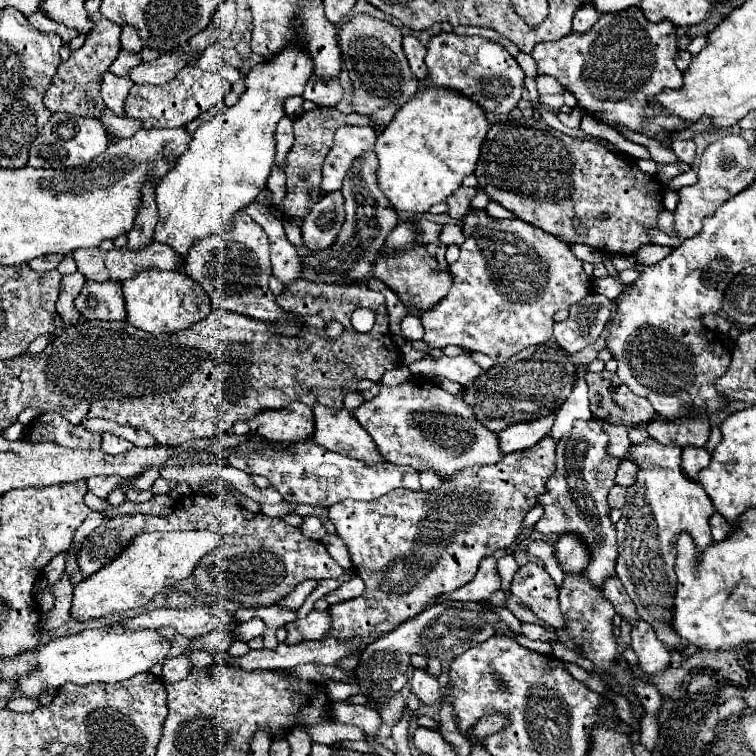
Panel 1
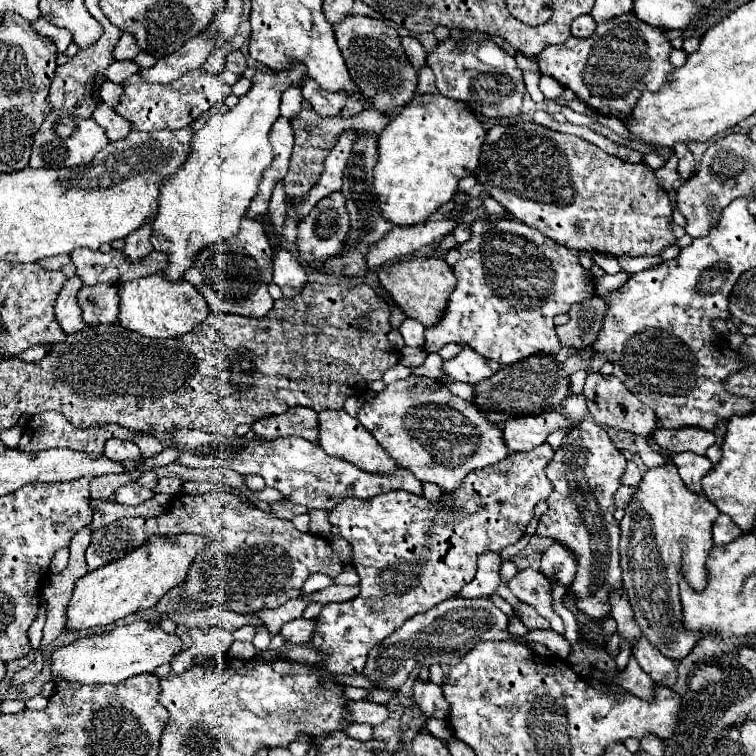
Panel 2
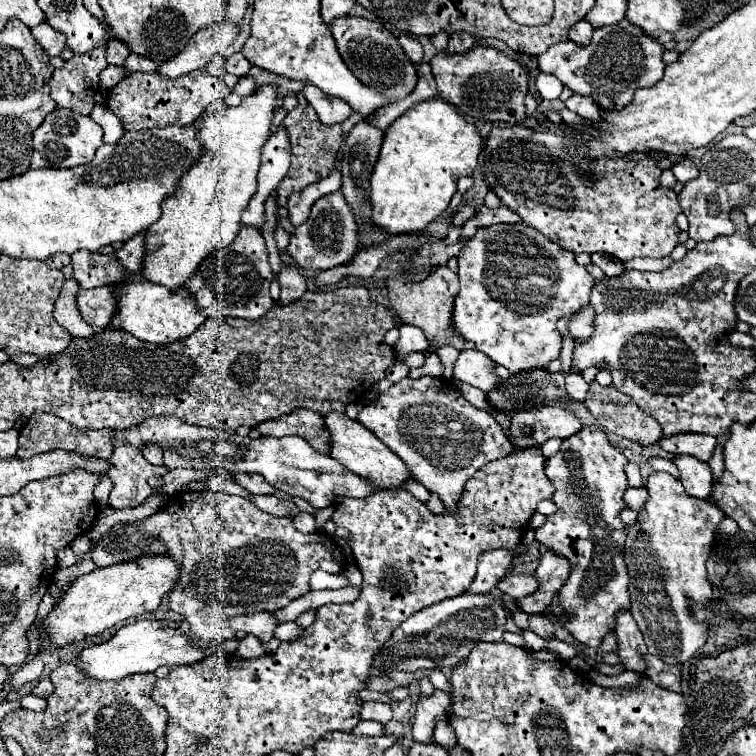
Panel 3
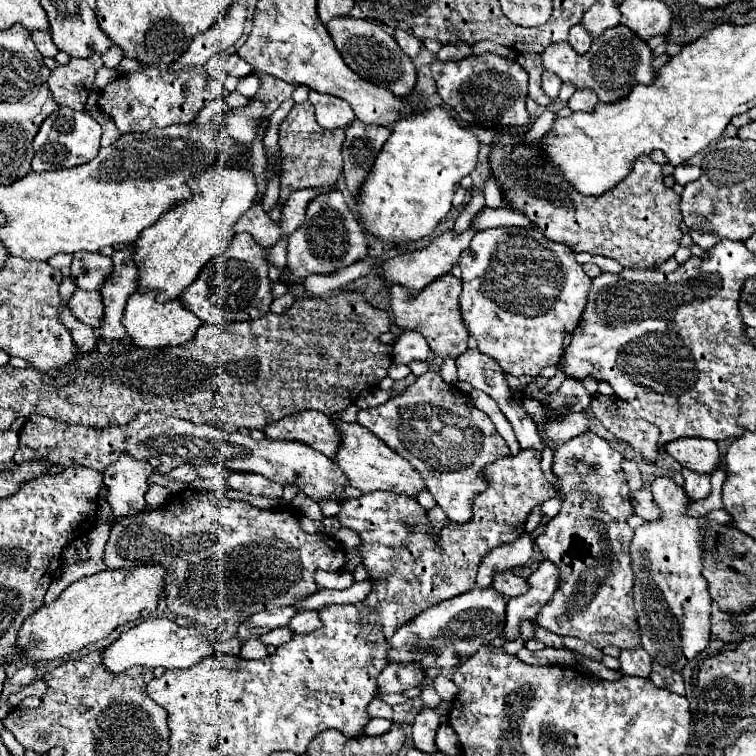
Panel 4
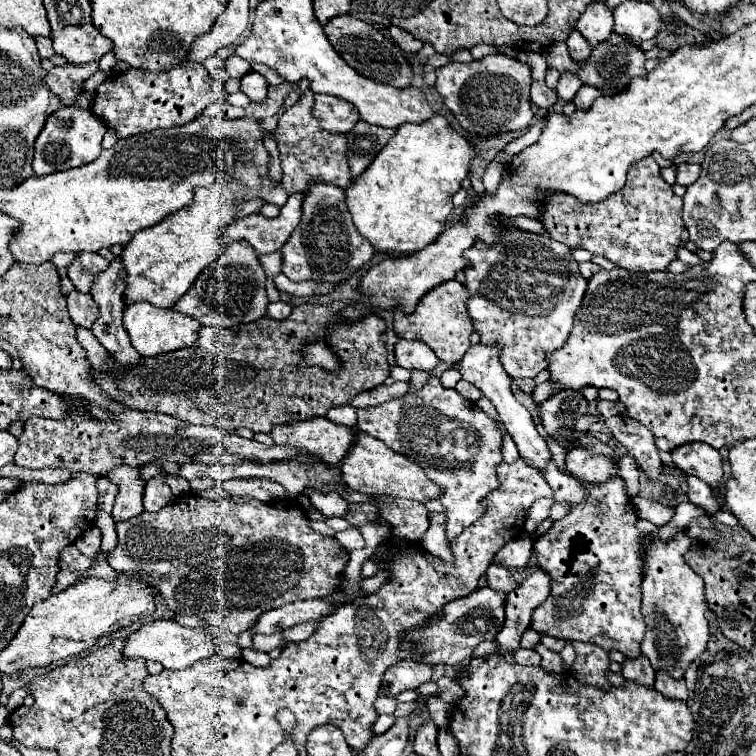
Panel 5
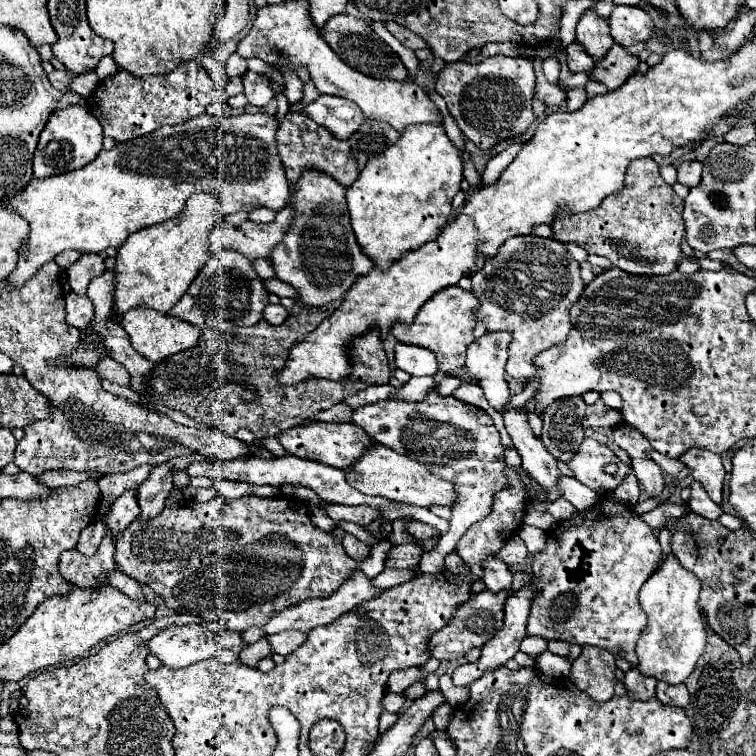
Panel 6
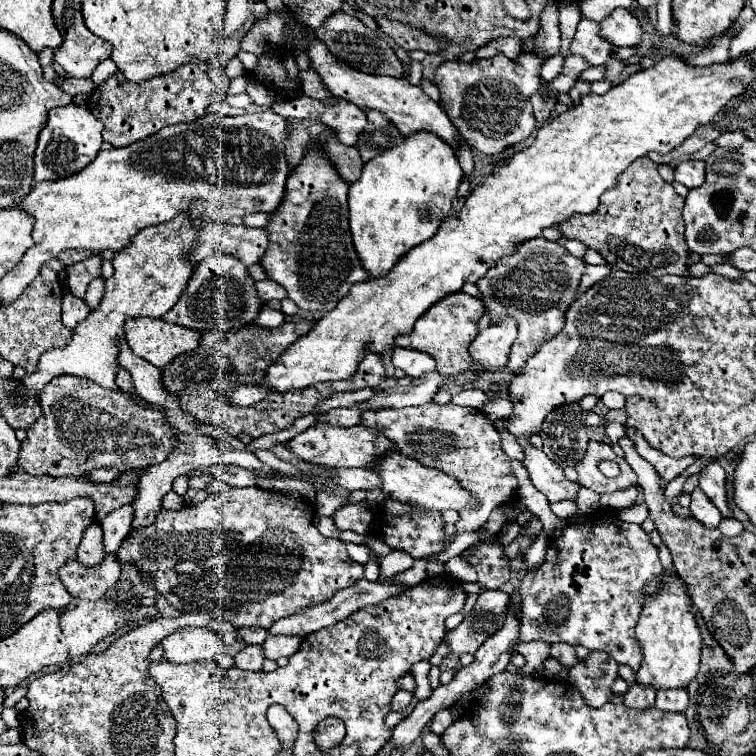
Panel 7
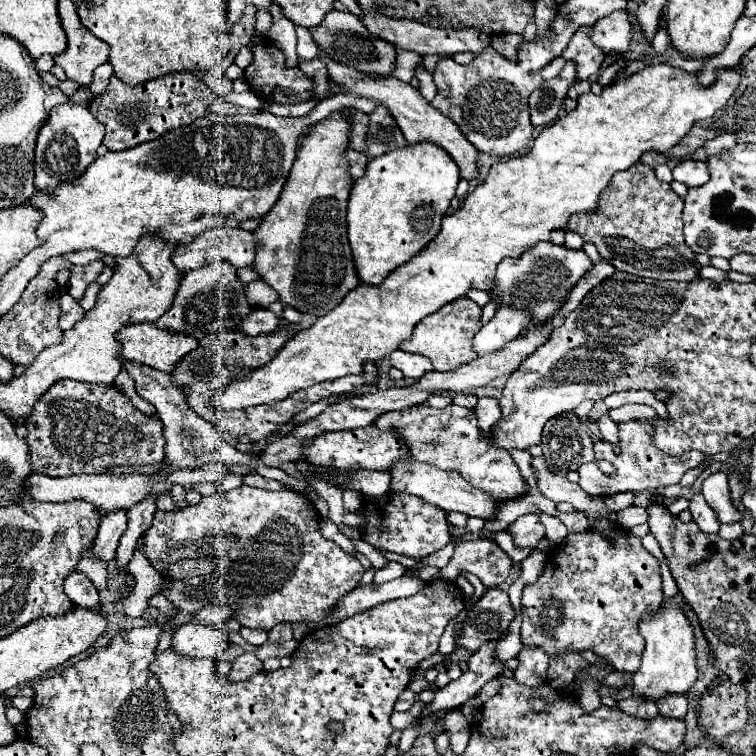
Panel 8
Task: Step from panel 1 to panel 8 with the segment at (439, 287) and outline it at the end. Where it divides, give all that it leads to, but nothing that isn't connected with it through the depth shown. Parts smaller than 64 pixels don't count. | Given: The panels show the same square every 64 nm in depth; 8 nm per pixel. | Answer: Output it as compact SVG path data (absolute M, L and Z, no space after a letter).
M470 298L456 300L456 304L448 304L448 308L440 308L440 312L434 312L432 316L426 316L424 320L420 320L420 324L416 324L414 328L412 338L404 340L400 344L400 350L430 358L434 370L438 372L456 370L478 356L472 348L472 340L478 328L482 326L480 316L482 316L482 308L476 302L472 302Z

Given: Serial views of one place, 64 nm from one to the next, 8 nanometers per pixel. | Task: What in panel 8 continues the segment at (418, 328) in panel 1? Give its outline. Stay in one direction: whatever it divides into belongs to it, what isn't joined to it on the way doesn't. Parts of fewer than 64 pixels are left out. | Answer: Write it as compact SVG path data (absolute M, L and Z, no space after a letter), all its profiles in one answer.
M394 350L390 354L390 364L398 368L404 374L404 378L412 378L412 380L420 380L426 372L432 370L432 364L426 356L406 354L402 350Z

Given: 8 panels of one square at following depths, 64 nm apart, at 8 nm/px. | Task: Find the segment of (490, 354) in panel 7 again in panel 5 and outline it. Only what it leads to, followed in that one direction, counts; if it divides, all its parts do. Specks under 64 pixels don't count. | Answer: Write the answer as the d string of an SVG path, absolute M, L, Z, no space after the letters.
M474 344L474 346L470 346L468 352L464 354L462 362L458 364L458 370L460 370L460 374L462 374L464 380L468 380L468 382L474 384L476 388L480 388L482 394L492 402L492 406L496 408L496 412L498 412L498 416L500 416L500 422L504 424L506 432L508 432L508 434L512 436L512 440L516 442L518 452L520 452L520 456L524 458L524 462L544 474L546 464L552 460L552 452L550 452L546 440L538 434L536 424L534 424L530 412L528 412L522 404L518 404L518 400L514 398L514 394L512 394L512 390L510 390L510 382L512 382L512 380L506 376L506 370L504 370L502 364L500 364L500 348L498 348L498 346L484 346L484 344Z

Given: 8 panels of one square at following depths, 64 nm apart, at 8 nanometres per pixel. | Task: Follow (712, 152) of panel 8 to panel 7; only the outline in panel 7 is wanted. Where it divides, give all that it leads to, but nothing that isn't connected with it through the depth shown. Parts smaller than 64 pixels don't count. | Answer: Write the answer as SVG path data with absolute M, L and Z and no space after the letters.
M726 132L726 134L720 134L714 140L714 144L722 146L722 148L732 148L734 150L734 148L740 148L744 144L744 140L746 140L746 136L742 132Z

